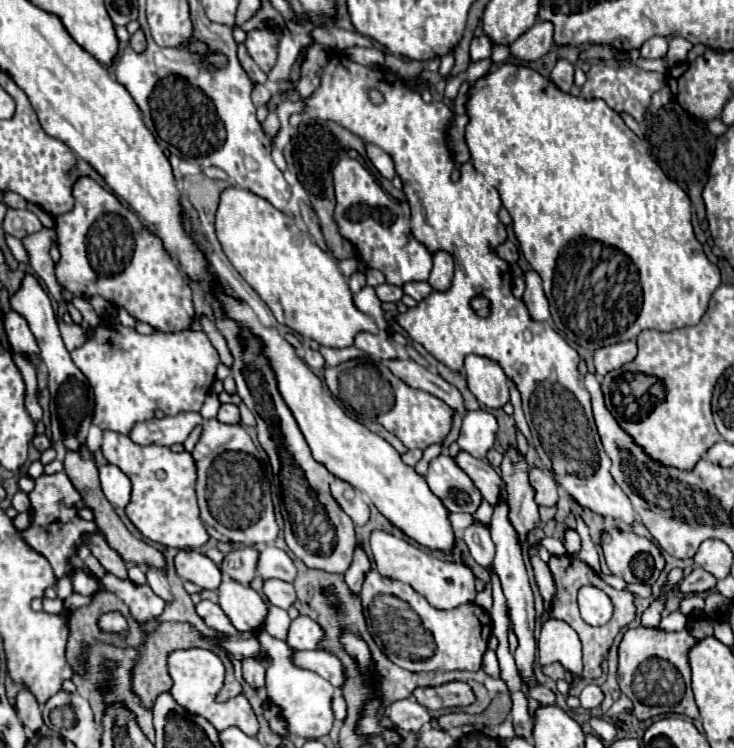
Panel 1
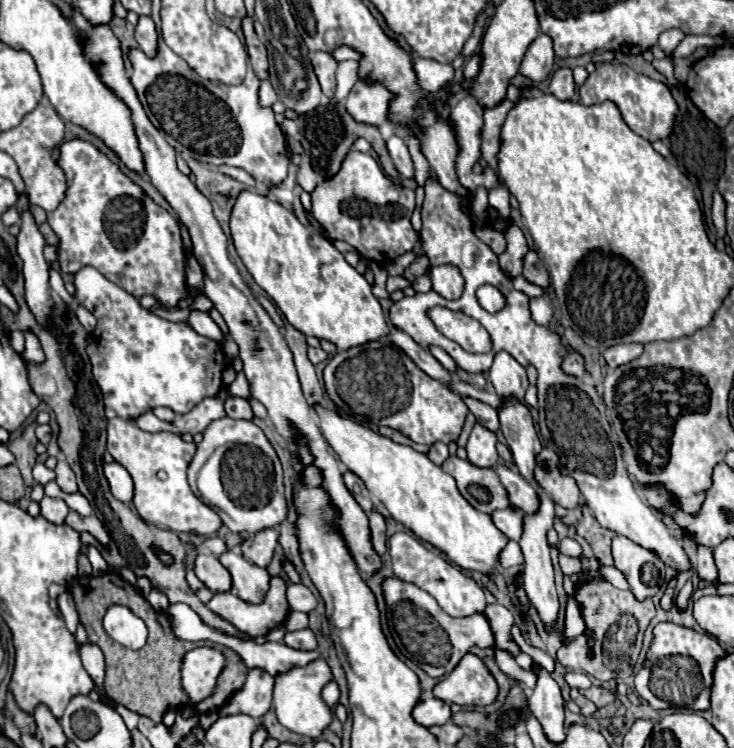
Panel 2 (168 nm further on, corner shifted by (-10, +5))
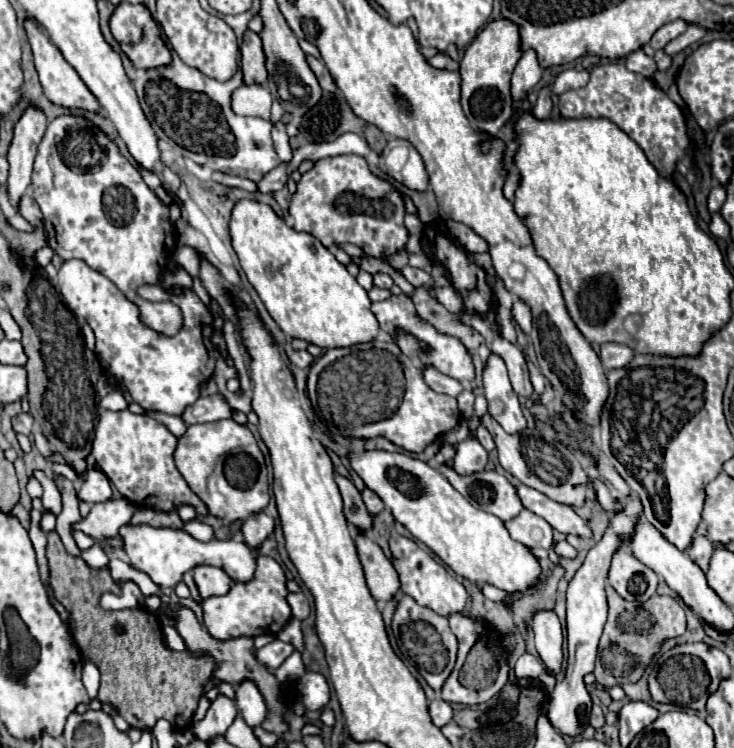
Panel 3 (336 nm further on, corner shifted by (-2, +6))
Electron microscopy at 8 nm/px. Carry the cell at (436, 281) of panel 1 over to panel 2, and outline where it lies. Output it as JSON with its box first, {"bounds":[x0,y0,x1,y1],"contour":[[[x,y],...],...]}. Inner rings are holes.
{"bounds":[430,265,464,299],"contour":[[[440,265],[430,269],[432,287],[444,299],[458,299],[464,291],[464,279],[454,265]]]}

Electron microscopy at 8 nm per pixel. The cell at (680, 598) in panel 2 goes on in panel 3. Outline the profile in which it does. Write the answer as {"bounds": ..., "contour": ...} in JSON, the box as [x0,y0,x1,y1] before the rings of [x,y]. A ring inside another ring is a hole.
{"bounds":[596,586,686,688],"contour":[[[610,586],[608,588],[608,630],[604,632],[604,638],[598,646],[598,658],[596,658],[596,682],[612,688],[616,684],[624,682],[636,682],[642,674],[644,668],[654,652],[658,652],[660,644],[666,638],[674,638],[684,634],[686,630],[686,614],[682,606],[678,604],[676,598],[672,596],[658,596],[654,594],[648,602],[644,604],[632,604],[626,602],[618,592]],[[624,620],[624,626],[620,624]]]}

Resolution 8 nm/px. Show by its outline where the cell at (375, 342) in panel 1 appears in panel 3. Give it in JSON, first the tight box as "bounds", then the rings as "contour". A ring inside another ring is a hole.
{"bounds":[420,366,464,396],"contour":[[[422,366],[420,370],[422,370],[422,376],[424,376],[426,384],[428,384],[434,392],[438,392],[438,394],[458,396],[458,394],[464,390],[462,384],[460,384],[456,378],[450,378],[450,376],[446,376],[446,374],[438,372],[438,370],[432,368],[432,366]]]}

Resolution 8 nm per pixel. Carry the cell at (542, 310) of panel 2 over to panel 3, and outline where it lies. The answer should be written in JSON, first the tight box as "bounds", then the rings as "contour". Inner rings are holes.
{"bounds":[512,300,532,334],"contour":[[[516,300],[514,306],[512,306],[512,316],[516,320],[516,324],[522,328],[524,334],[530,334],[530,328],[532,328],[532,312],[528,308],[526,302],[522,300]]]}

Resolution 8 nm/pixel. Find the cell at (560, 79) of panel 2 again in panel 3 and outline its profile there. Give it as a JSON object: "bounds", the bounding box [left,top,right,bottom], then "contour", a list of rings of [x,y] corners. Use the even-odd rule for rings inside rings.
{"bounds":[532,84,552,118],"contour":[[[548,84],[538,90],[538,102],[536,102],[536,108],[532,110],[532,114],[540,116],[540,118],[548,118],[550,110],[552,110],[552,86]]]}

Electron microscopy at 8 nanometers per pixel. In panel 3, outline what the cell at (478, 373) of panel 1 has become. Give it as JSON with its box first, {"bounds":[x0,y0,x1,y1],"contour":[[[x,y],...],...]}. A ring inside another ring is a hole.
{"bounds":[490,338,532,398],"contour":[[[496,338],[494,342],[490,342],[490,350],[504,360],[514,392],[522,398],[530,398],[532,396],[532,384],[530,384],[528,368],[526,368],[524,354],[520,352],[520,348],[516,348],[514,344],[510,344],[504,338]]]}

